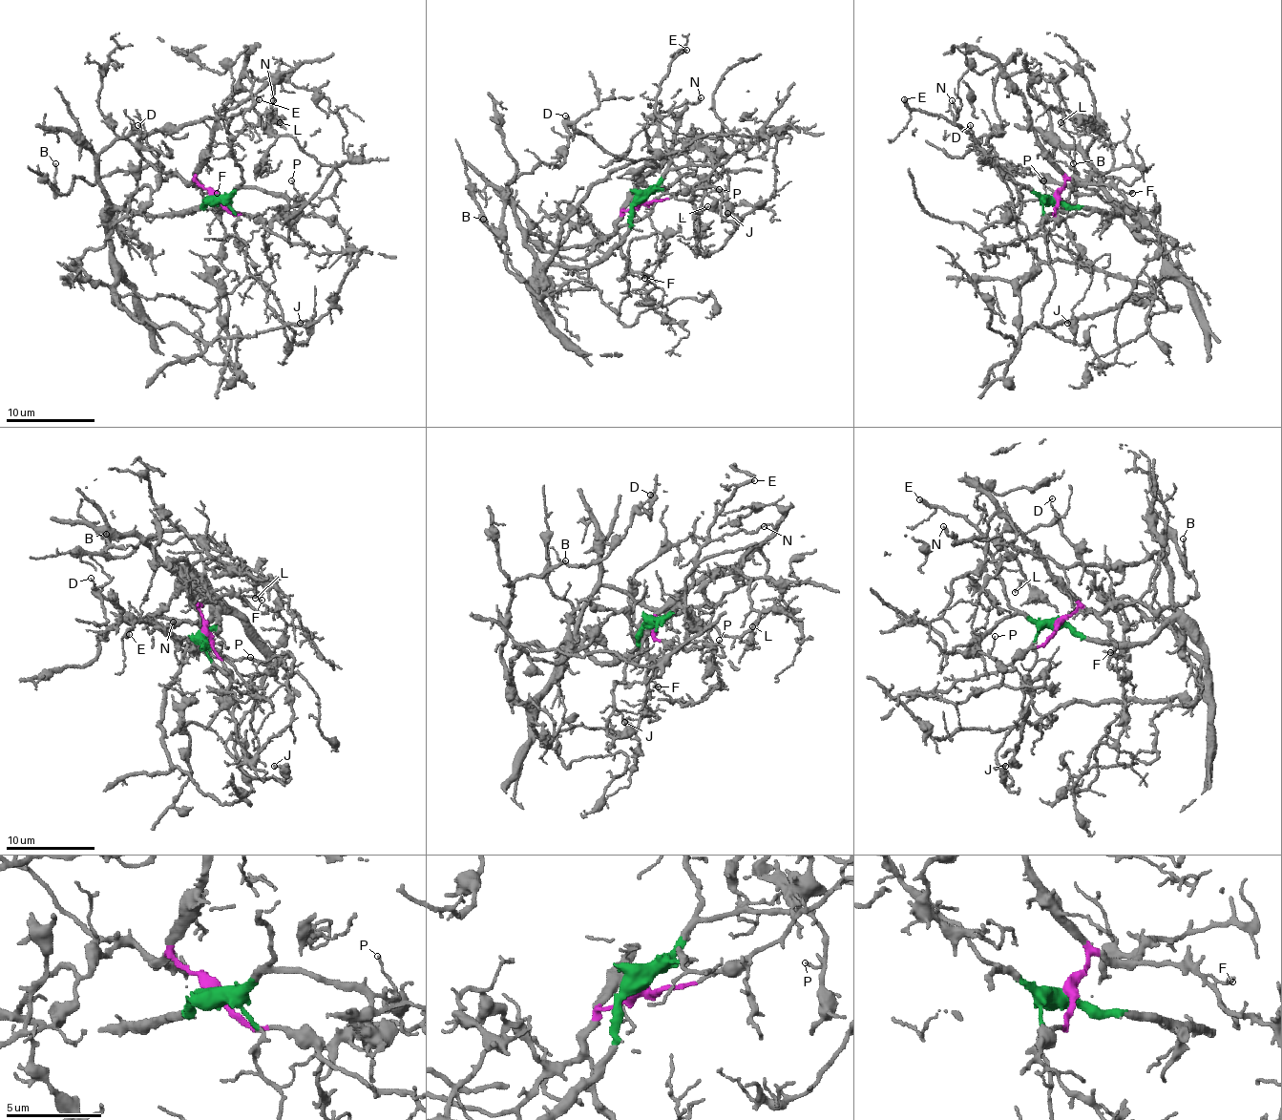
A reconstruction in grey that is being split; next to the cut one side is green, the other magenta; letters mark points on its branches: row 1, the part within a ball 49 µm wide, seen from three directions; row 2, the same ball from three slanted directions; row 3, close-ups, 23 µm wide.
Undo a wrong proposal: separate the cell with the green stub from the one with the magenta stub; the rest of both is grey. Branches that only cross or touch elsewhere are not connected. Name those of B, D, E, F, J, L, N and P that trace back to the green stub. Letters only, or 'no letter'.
D, E, J, N, P

